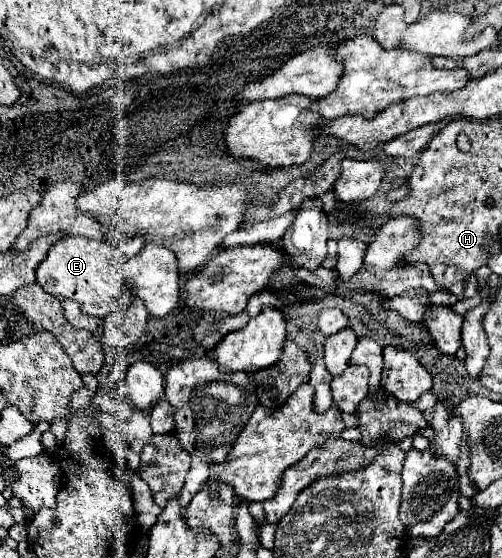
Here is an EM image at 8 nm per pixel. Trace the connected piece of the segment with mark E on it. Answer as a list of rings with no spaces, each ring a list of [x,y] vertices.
[[[67,236],[59,242],[55,242],[43,262],[39,262],[35,270],[37,282],[53,296],[57,298],[71,298],[79,302],[85,314],[103,318],[111,314],[115,308],[119,308],[119,300],[125,298],[127,286],[121,272],[111,268],[111,244],[109,242],[97,242],[93,238],[85,236]]]

